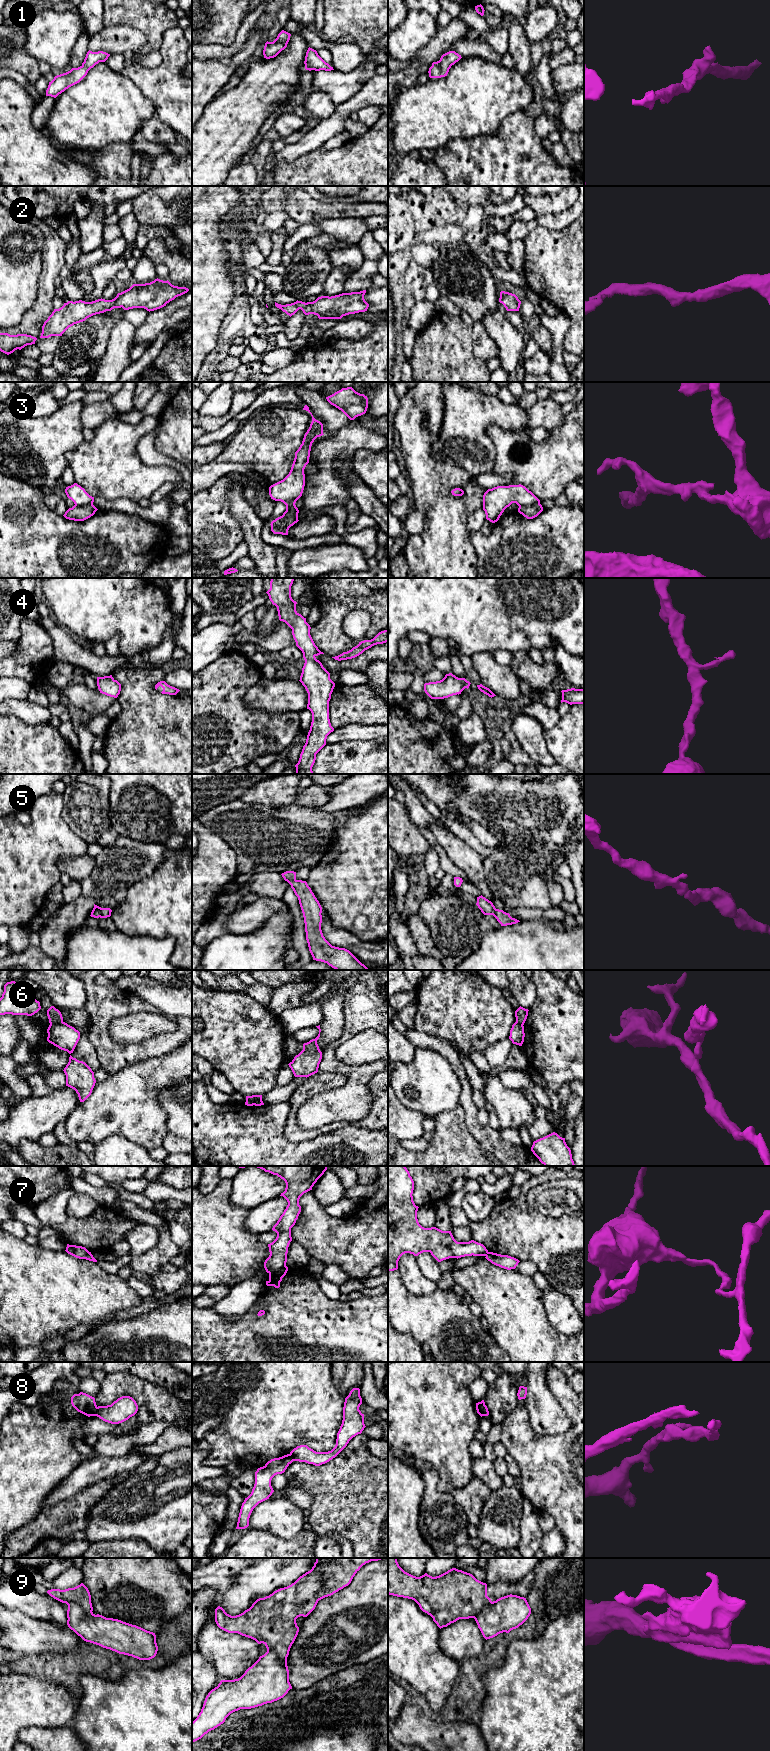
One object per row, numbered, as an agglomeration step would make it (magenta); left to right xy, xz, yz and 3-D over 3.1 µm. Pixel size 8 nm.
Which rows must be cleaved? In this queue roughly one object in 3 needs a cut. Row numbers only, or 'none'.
3, 6, 7, 8, 9

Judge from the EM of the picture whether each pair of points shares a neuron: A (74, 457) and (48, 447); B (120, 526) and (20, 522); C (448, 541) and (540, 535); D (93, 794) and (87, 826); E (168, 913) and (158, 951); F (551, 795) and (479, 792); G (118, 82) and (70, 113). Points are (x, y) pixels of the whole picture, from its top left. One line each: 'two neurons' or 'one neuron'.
A: two neurons
B: one neuron
C: two neurons
D: one neuron
E: two neurons
F: one neuron
G: one neuron

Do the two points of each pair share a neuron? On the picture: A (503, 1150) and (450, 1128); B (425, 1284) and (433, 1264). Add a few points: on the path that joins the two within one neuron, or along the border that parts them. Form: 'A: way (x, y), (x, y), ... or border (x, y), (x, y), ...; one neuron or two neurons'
A: border (465, 1116), (466, 1128), (476, 1141), (491, 1154); two neurons
B: border (416, 1257), (416, 1263), (421, 1273), (436, 1283); two neurons

